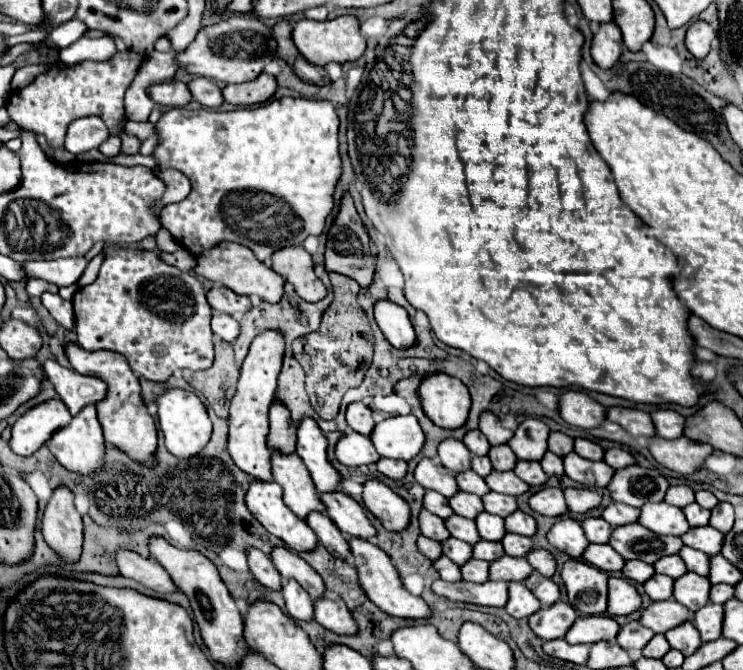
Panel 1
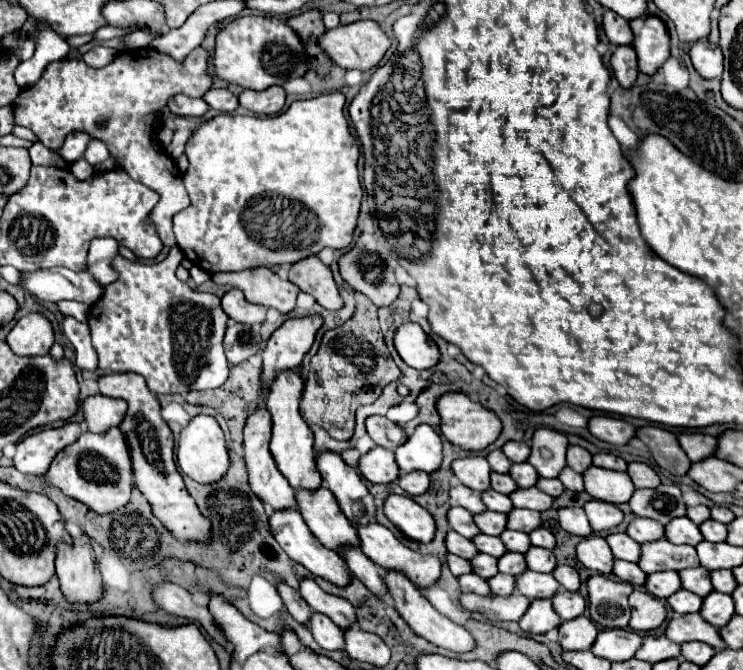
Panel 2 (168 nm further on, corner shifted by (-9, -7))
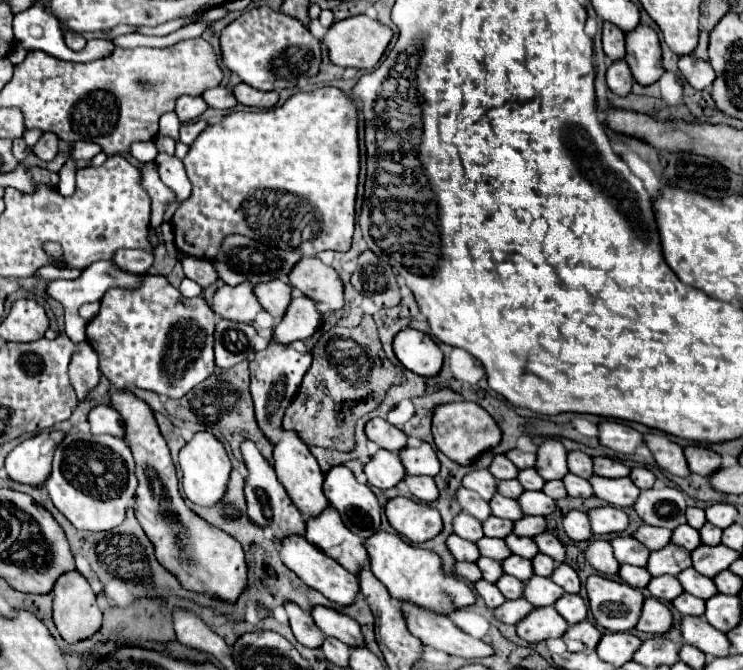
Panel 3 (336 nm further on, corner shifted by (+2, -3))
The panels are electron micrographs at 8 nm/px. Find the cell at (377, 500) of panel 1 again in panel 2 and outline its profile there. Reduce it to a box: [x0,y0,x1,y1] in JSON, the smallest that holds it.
[384,494,434,542]

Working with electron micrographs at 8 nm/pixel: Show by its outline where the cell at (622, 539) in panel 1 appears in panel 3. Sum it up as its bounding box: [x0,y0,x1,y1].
[647,546,691,576]

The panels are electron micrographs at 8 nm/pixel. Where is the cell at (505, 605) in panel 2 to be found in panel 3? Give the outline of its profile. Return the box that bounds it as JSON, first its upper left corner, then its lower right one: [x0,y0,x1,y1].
[493,598,533,624]

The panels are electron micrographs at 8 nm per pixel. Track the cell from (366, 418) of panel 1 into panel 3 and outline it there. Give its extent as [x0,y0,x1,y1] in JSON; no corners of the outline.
[365,418,407,452]

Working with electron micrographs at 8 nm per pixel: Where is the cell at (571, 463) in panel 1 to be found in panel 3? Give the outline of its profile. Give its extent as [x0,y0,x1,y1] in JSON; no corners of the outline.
[589,476,641,508]

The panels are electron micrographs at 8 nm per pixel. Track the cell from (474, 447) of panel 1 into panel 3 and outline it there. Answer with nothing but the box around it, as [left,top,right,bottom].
[489,454,519,480]

